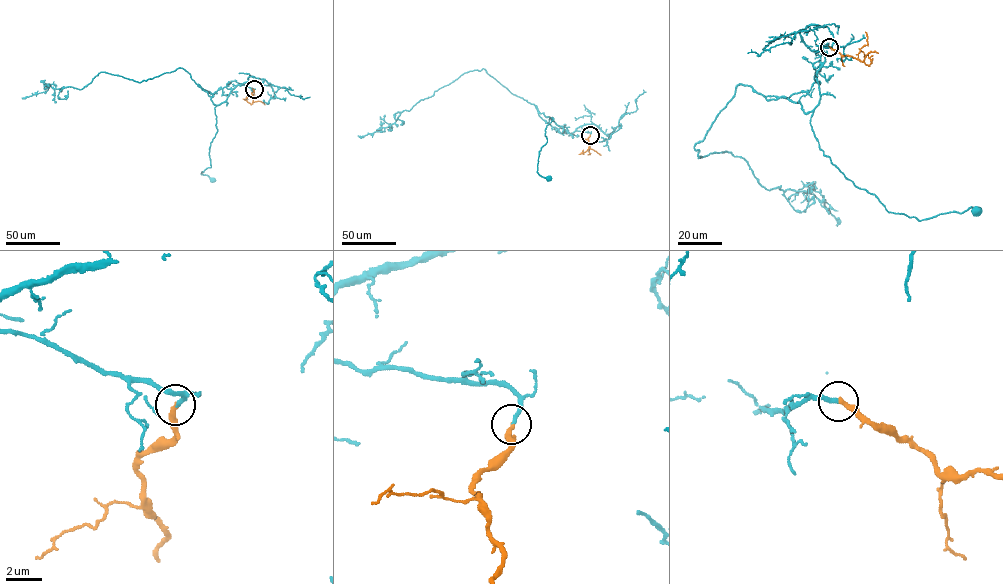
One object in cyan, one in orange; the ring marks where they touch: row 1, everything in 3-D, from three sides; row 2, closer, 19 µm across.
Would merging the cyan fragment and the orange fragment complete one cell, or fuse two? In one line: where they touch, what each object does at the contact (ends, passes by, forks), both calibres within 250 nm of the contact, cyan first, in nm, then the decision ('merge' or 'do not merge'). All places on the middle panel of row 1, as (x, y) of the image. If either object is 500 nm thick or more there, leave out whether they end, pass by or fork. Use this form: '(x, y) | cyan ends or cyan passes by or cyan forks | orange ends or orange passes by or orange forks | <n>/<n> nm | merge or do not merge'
(590, 135) | cyan ends | orange ends | 220/280 nm | merge

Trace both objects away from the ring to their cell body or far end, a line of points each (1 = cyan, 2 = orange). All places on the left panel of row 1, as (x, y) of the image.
1: (254, 89), (237, 85), (227, 99), (215, 107), (217, 130), (209, 149), (211, 167), (201, 174), (213, 179)
2: (254, 89), (251, 104), (247, 100), (247, 95)

